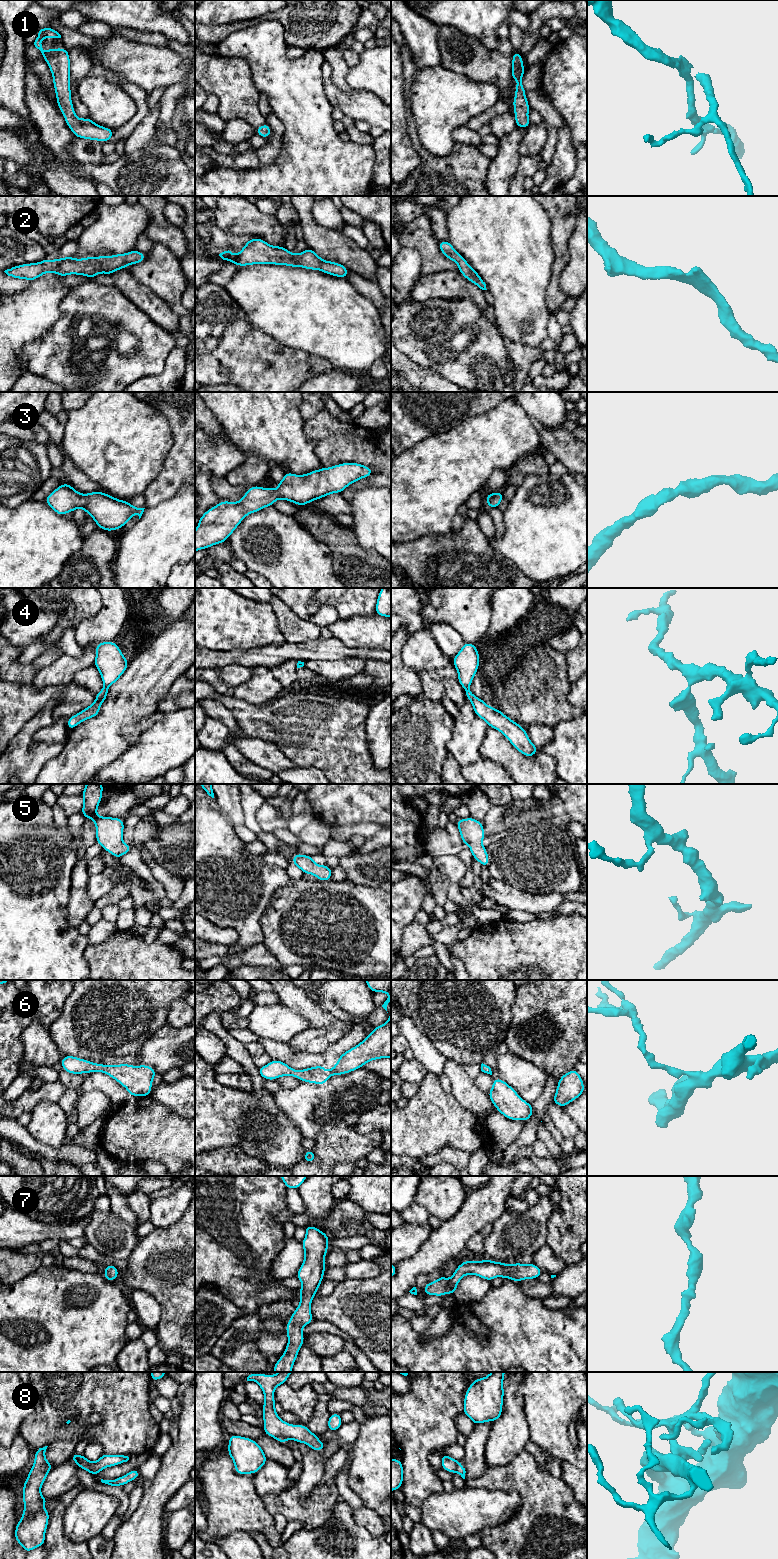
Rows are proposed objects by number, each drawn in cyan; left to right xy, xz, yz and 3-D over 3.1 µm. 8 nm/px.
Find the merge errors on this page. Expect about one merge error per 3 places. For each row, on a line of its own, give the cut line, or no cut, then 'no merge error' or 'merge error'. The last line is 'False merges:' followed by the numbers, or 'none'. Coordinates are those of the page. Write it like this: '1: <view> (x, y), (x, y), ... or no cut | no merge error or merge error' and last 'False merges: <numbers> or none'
1: no cut | no merge error
2: no cut | no merge error
3: no cut | no merge error
4: xy (104, 687), (107, 689) | merge error
5: no cut | no merge error
6: no cut | no merge error
7: no cut | no merge error
8: xy (88, 1461), (91, 1467), (99, 1471) | merge error
False merges: 4, 8

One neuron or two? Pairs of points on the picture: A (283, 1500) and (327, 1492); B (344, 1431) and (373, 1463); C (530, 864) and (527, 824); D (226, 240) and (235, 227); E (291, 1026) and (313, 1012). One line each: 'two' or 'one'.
A: one
B: two
C: one
D: two
E: two

